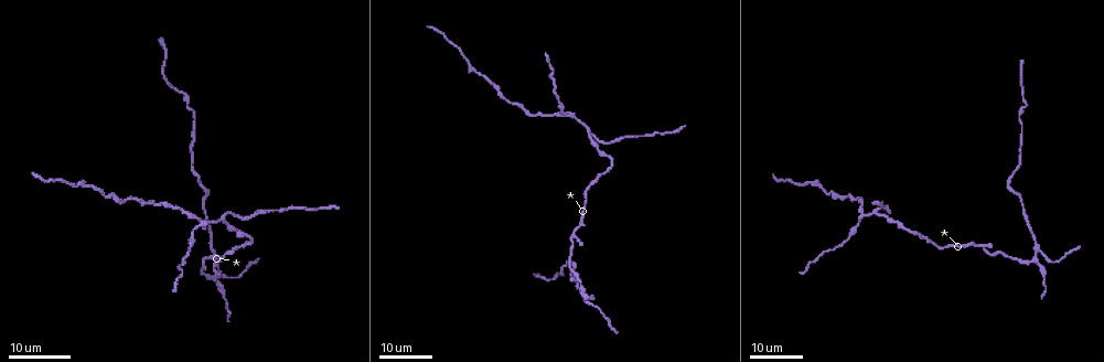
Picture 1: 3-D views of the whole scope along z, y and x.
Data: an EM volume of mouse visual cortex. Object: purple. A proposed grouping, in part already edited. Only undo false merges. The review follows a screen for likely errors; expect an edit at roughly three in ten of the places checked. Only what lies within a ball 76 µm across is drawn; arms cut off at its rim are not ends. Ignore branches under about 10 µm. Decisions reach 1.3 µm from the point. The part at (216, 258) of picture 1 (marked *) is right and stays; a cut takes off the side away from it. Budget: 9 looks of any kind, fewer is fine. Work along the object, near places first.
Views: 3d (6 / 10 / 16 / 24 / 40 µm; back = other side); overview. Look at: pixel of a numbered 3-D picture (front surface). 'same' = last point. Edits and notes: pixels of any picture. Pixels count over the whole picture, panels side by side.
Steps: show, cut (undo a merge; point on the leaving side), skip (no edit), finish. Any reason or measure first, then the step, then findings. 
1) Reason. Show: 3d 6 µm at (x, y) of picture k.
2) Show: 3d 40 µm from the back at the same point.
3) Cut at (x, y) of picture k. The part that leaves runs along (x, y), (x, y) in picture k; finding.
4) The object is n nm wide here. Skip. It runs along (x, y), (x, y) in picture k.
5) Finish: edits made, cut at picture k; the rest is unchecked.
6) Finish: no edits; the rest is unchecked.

Three-way junction. Show: 3d 24 µm at (217, 265) of picture 1.

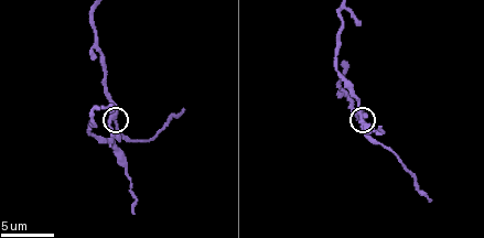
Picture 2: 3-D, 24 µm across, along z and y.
Zoom in. Show: 3d 10 µm at (114, 118) of picture 2.

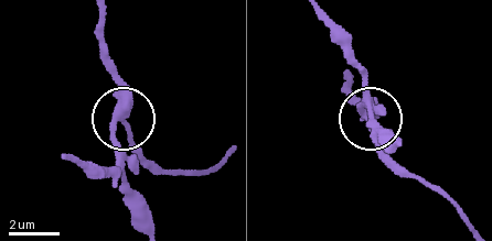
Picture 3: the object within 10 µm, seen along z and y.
3 arms meet here. Skip. Continuous, no second neuron.

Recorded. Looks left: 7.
Calibre changes. Show: 3d 6 µm at (93, 112) of picture 2.

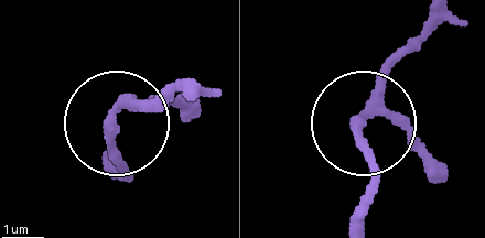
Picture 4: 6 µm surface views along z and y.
3 arms meet here. Skip. It runs along (187, 94), (170, 87), (127, 108), (117, 150), (127, 179) in picture 4; one neuron here.

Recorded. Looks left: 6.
A fork. Show: 3d 24 µm at (876, 208) of picture 1.

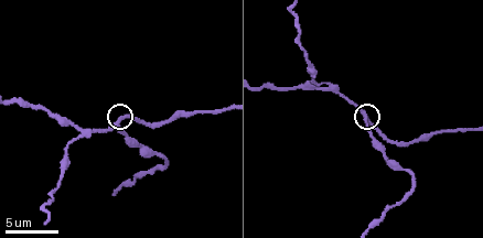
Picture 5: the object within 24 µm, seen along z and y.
Zoom in. Show: 3d 6 µm at (117, 120) of picture 5.

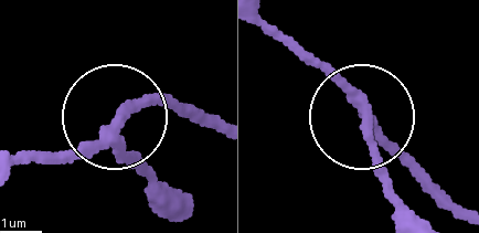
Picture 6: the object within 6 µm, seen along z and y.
Show: 3d 6 µm from the back at (122, 118) of picture 6.

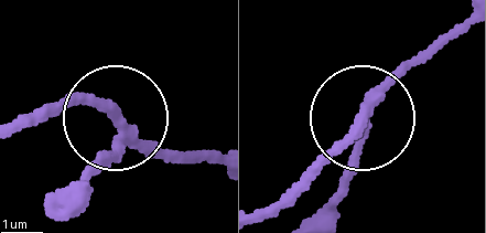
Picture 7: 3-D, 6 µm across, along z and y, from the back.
3 arms meet here. Cut at (93, 104) of picture 7. The part that leaves runs along (129, 133), (79, 102), (17, 123) in picture 7; a second neuron is stuck on.

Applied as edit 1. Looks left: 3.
Show: overview.

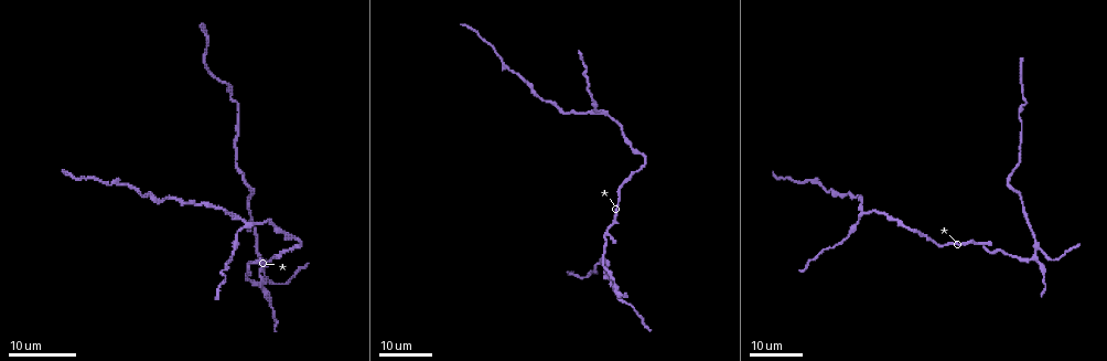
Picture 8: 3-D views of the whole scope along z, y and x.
Three arms meet. Show: 3d 16 µm at (247, 223) of picture 8.

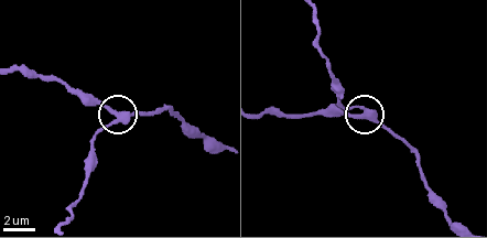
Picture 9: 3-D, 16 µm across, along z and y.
Show: 3d 6 µm at (361, 116) of picture 9.

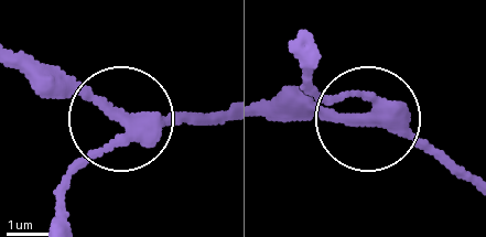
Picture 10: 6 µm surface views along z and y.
The side arm is 20 µm long. Cut at (74, 171) of picture 10. The part that leaves runs along (373, 101), (323, 97), (313, 73) in picture 10; two neurons meet here.

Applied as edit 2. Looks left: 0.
Finish: edits made, cut at picture 7, cut at picture 10; the rest is unchecked.

